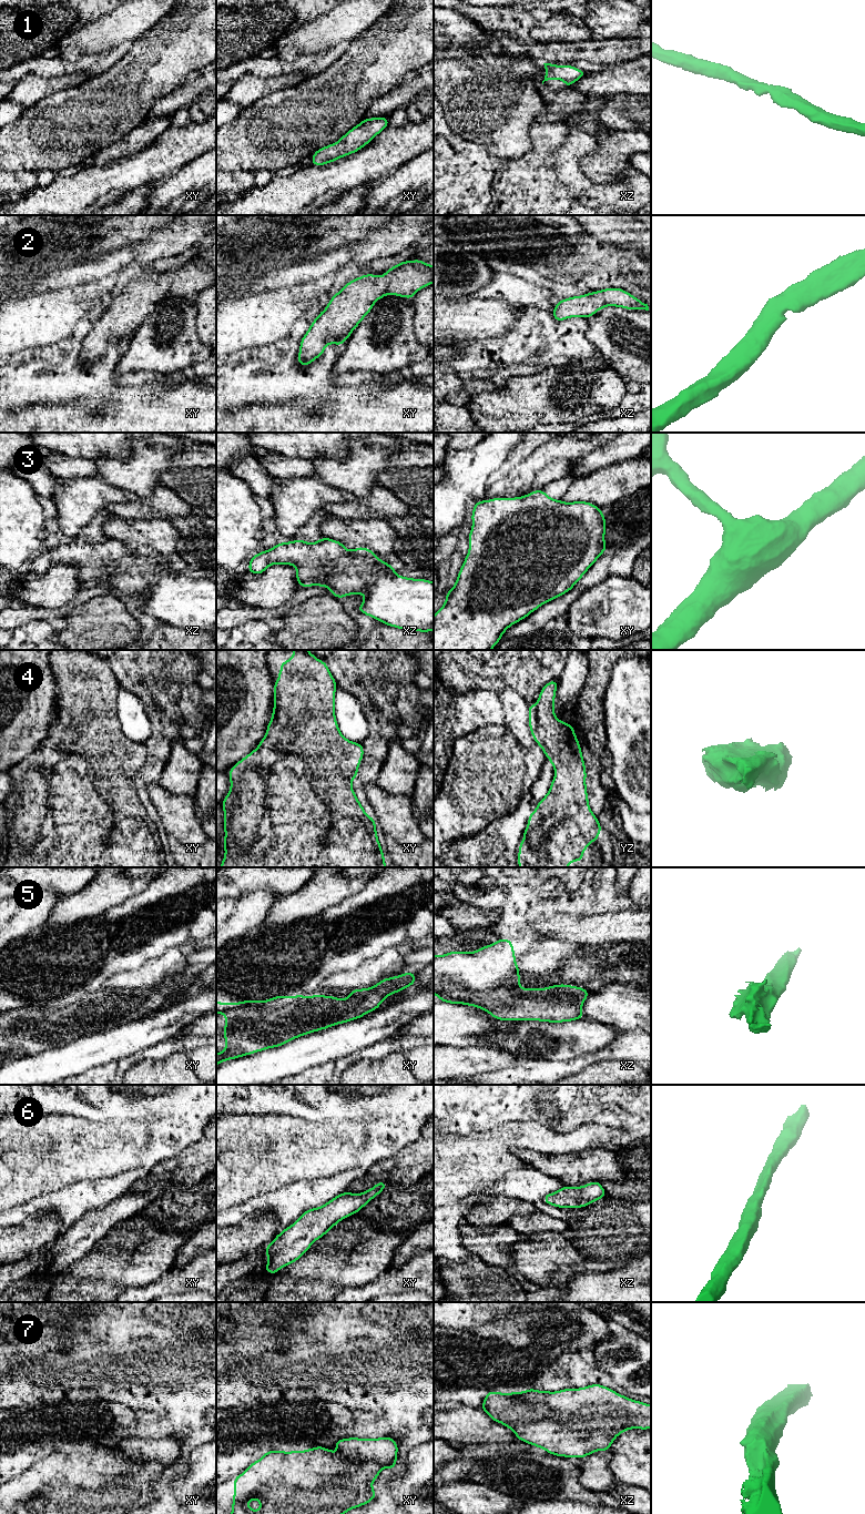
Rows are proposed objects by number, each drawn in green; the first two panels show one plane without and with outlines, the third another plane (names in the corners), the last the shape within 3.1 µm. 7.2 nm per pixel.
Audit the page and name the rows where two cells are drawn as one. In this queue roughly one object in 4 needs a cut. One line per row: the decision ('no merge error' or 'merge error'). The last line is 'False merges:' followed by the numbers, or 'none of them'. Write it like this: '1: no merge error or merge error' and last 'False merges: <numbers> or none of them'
1: no merge error
2: no merge error
3: no merge error
4: no merge error
5: no merge error
6: no merge error
7: no merge error
False merges: none of them

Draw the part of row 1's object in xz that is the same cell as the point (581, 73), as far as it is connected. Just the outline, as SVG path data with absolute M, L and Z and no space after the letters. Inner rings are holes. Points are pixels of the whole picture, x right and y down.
M543 63L546 69L545 81L548 80L562 80L566 83L566 88L577 82L579 79L586 75L587 72L577 69L573 65L557 65L551 63Z

